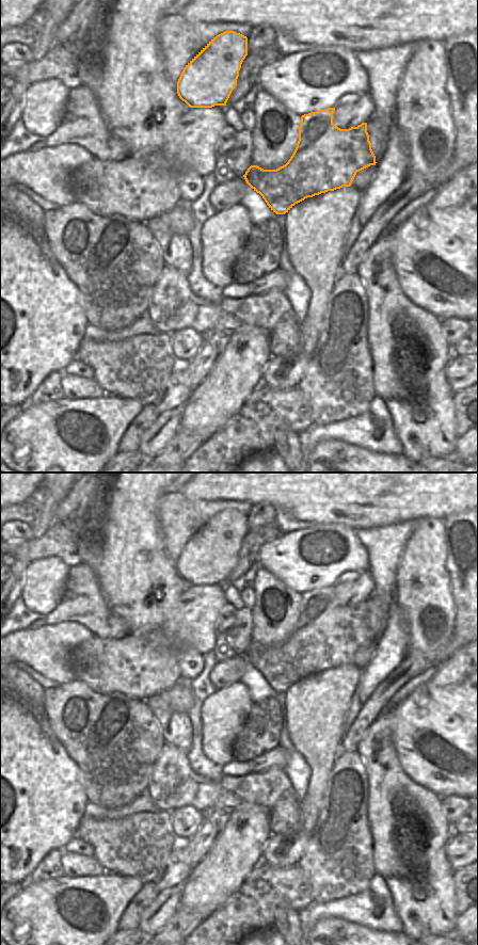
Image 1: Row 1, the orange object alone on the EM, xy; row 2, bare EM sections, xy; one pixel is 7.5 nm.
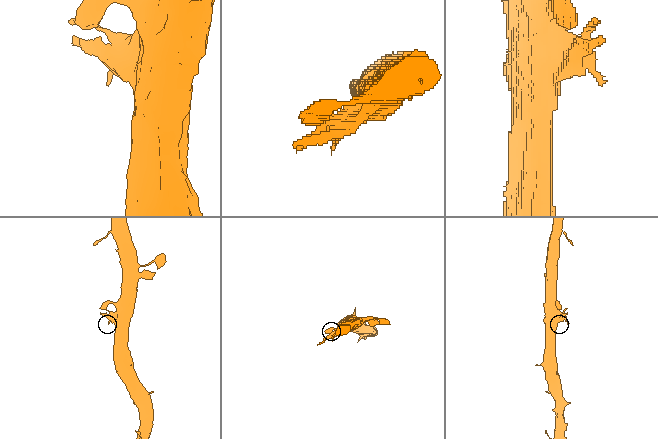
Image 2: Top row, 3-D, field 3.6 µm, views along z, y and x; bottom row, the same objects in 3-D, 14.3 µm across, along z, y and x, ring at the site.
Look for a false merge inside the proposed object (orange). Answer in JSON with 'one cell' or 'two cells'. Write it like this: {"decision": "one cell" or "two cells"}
{"decision": "two cells"}

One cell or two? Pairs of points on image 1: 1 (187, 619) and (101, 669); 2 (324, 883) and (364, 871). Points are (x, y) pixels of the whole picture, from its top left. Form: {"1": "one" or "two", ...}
{"1": "one", "2": "one"}

